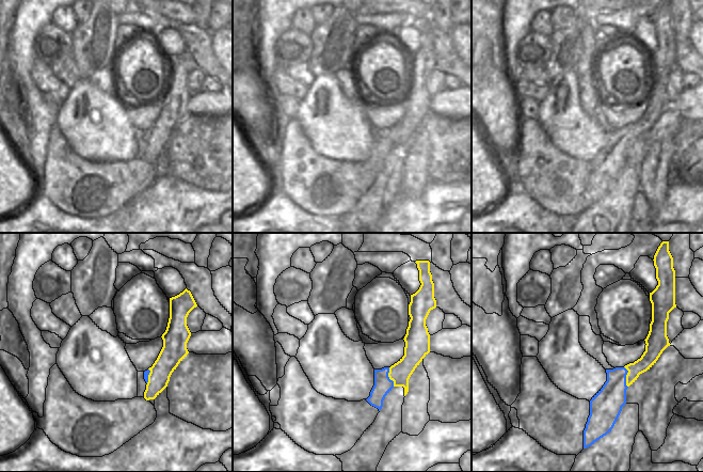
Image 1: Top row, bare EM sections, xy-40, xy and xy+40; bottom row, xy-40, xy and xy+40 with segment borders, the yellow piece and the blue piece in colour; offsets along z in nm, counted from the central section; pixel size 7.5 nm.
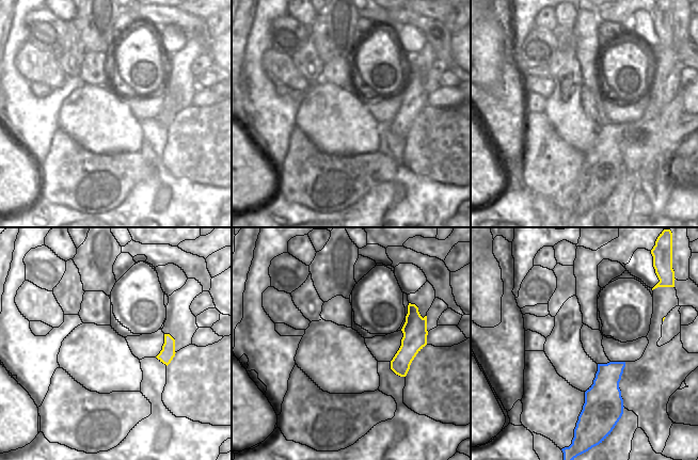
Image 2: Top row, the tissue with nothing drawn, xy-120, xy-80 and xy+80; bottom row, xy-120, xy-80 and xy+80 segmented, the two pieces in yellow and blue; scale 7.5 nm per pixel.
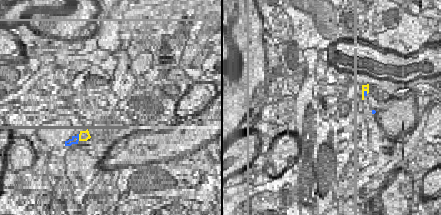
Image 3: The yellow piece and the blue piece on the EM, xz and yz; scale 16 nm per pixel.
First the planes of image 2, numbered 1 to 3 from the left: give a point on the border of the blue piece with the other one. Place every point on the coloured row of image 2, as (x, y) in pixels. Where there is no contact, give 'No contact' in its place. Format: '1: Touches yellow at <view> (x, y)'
1: No contact
2: No contact
3: No contact

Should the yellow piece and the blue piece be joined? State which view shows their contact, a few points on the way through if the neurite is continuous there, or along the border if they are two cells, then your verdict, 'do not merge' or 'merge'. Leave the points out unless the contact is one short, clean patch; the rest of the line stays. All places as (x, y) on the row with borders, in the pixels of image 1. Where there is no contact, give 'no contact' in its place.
xy | along xy (388, 367), (388, 377), (394, 386) | do not merge

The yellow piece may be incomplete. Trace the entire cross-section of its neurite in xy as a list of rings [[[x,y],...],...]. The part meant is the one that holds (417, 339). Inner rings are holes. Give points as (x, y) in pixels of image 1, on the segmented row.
[[[416,261],[419,270],[419,289],[411,295],[409,315],[411,317],[406,334],[404,336],[404,356],[389,367],[388,377],[394,381],[394,388],[383,400],[383,407],[374,422],[364,431],[355,445],[341,455],[335,455],[342,462],[343,472],[376,472],[377,467],[387,445],[402,431],[402,405],[409,392],[409,379],[422,359],[430,352],[430,334],[426,326],[426,319],[431,310],[436,308],[434,298],[434,283],[430,272],[429,261]]]

